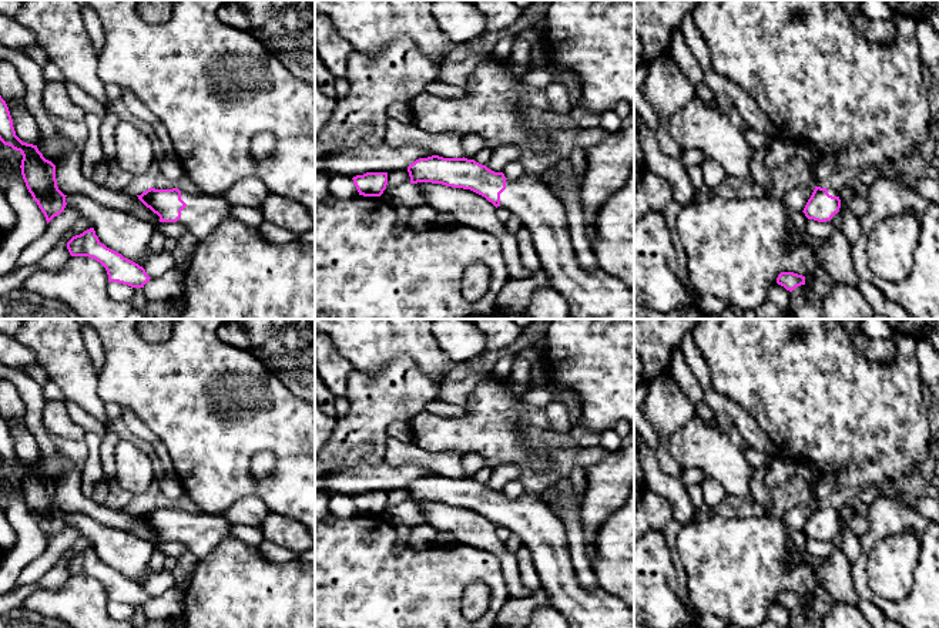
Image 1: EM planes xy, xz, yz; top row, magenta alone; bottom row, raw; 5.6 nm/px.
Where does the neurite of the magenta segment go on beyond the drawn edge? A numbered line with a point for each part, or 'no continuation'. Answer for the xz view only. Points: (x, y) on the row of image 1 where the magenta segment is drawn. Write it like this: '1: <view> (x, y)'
1: xz (590, 295)

